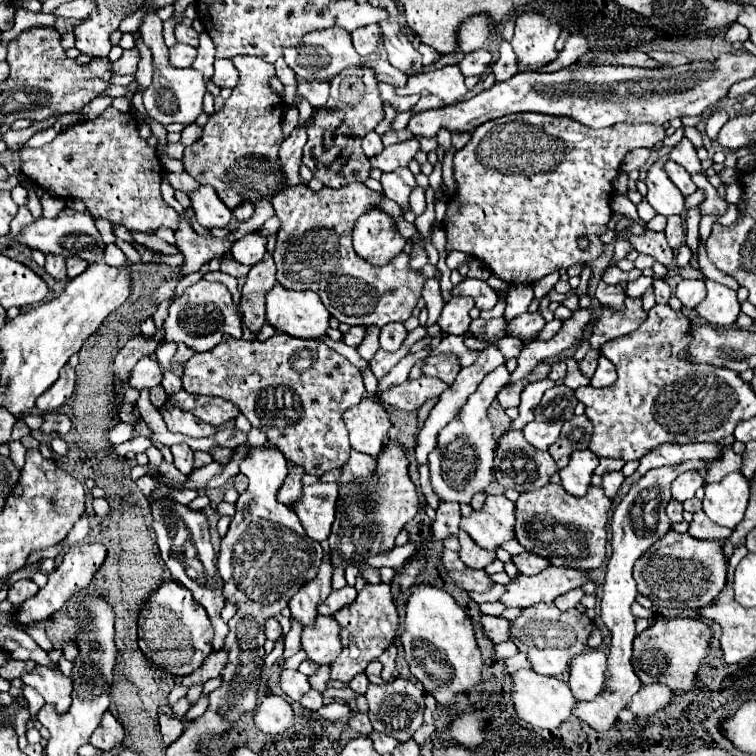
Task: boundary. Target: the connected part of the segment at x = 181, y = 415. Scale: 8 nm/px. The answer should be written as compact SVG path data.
M164 402L160 406L160 410L162 410L162 418L164 418L170 432L180 432L180 434L194 436L194 438L216 434L214 426L208 426L206 422L202 422L196 416L180 410L178 406L168 406L168 402Z

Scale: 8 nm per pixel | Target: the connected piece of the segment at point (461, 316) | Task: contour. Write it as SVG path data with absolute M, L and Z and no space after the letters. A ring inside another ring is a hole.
M452 296L452 300L444 304L442 314L438 318L438 326L442 328L442 332L464 336L468 332L468 326L470 326L468 312L472 310L472 306L474 306L472 298Z

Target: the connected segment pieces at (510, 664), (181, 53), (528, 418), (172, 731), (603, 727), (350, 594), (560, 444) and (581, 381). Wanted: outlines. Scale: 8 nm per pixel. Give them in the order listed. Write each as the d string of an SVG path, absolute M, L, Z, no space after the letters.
M523 652L516 654L516 656L512 656L512 658L504 658L502 662L504 662L504 670L506 670L508 674L512 674L512 672L516 672L522 668L532 669L526 654Z
M174 44L174 46L170 46L170 56L168 56L170 66L190 68L192 62L194 62L194 58L196 58L196 48L186 46L186 44Z
M544 378L544 380L538 380L538 382L528 384L528 386L522 390L522 400L520 400L520 406L518 406L520 414L518 414L518 418L512 422L510 428L522 430L528 422L532 422L534 408L538 406L542 394L544 394L548 388L552 388L552 386L554 386L554 382L552 382L550 378Z
M158 712L158 724L160 724L160 732L162 732L166 746L170 746L174 740L178 740L180 734L184 732L184 724L178 718L162 714L162 712Z
M684 462L678 466L662 466L646 472L632 488L630 492L620 500L612 514L612 556L606 566L606 578L604 578L604 596L600 602L600 618L606 624L606 628L612 634L610 652L608 652L608 672L602 692L594 700L576 702L574 716L582 722L590 724L596 732L606 732L614 726L618 720L618 712L632 700L632 696L640 690L642 682L636 676L630 656L632 656L632 640L636 636L634 630L634 616L630 612L630 604L636 600L636 582L632 578L632 566L634 562L658 540L670 530L670 518L666 516L666 506L672 498L670 484L676 476L690 468L702 468L704 474L704 462Z
M346 584L340 590L332 590L332 594L322 604L318 604L318 612L332 616L336 610L340 610L340 606L348 606L348 602L352 602L352 598L356 598L356 590Z
M584 414L574 416L572 420L564 422L560 438L548 448L558 470L568 464L568 458L574 450L584 450L588 446L590 438L592 438L592 424L588 422L588 418Z
M568 358L568 360L566 360L566 366L568 366L568 372L566 372L564 384L566 384L568 388L576 390L576 388L580 388L580 386L588 386L588 384L590 384L590 380L588 380L586 376L582 376L582 372L580 372L580 368L578 368L578 364L576 364L574 358Z

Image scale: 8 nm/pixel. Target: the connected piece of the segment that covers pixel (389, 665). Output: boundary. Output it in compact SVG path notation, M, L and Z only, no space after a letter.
M394 644L378 658L378 660L384 664L384 670L382 670L380 676L382 676L386 682L392 678L392 672L394 672L394 658L396 658L396 646L394 646Z

